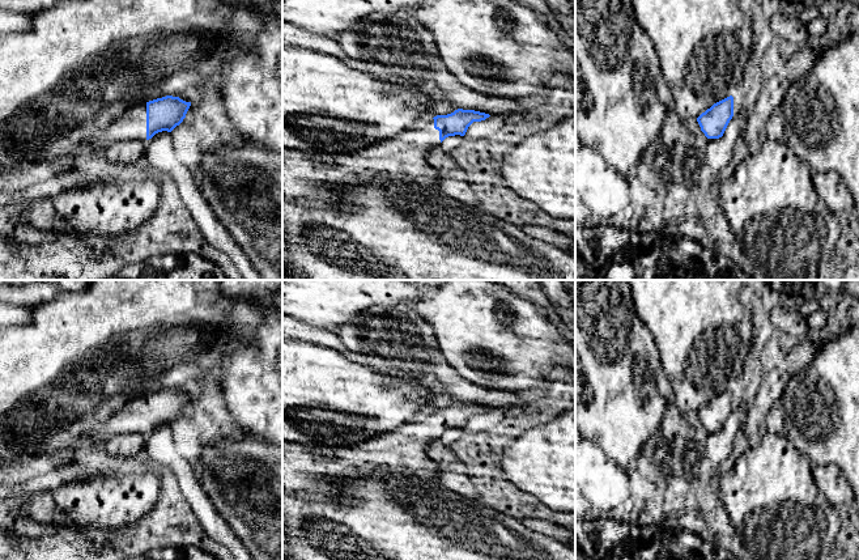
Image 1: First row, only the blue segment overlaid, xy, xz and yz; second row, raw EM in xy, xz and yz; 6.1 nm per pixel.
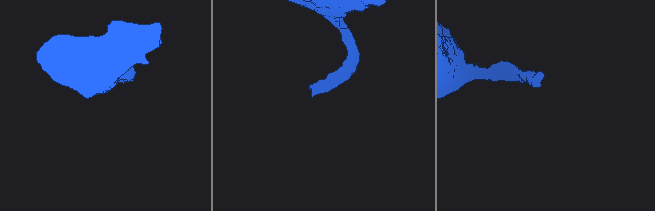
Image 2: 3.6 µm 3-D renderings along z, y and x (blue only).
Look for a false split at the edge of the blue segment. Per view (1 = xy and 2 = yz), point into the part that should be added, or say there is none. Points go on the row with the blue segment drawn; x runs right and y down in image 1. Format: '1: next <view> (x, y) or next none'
1: next xy (131, 123)
2: next none

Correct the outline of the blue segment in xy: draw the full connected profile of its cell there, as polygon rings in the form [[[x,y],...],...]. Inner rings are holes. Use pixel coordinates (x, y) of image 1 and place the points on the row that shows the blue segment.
[[[173,96],[132,106],[123,111],[99,139],[82,147],[82,157],[106,153],[118,141],[149,140],[158,132],[171,132],[183,122],[190,106],[191,102]]]

